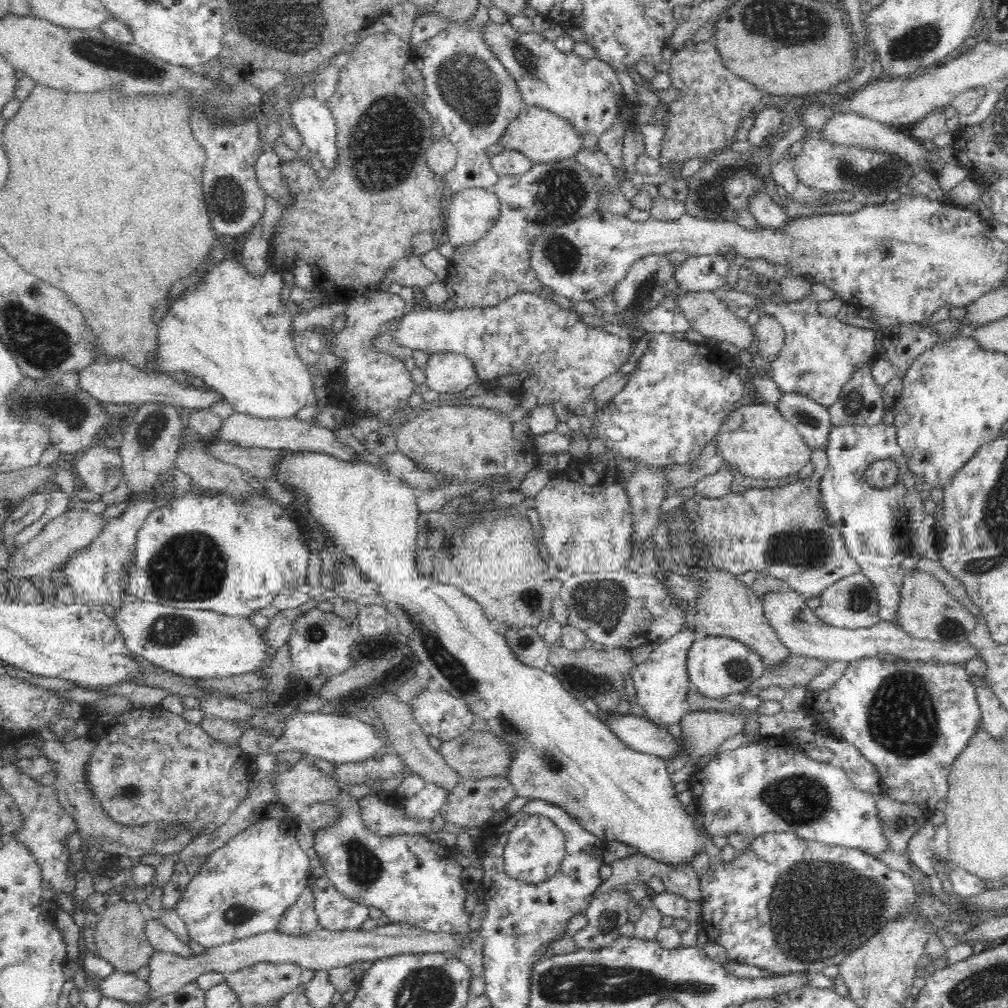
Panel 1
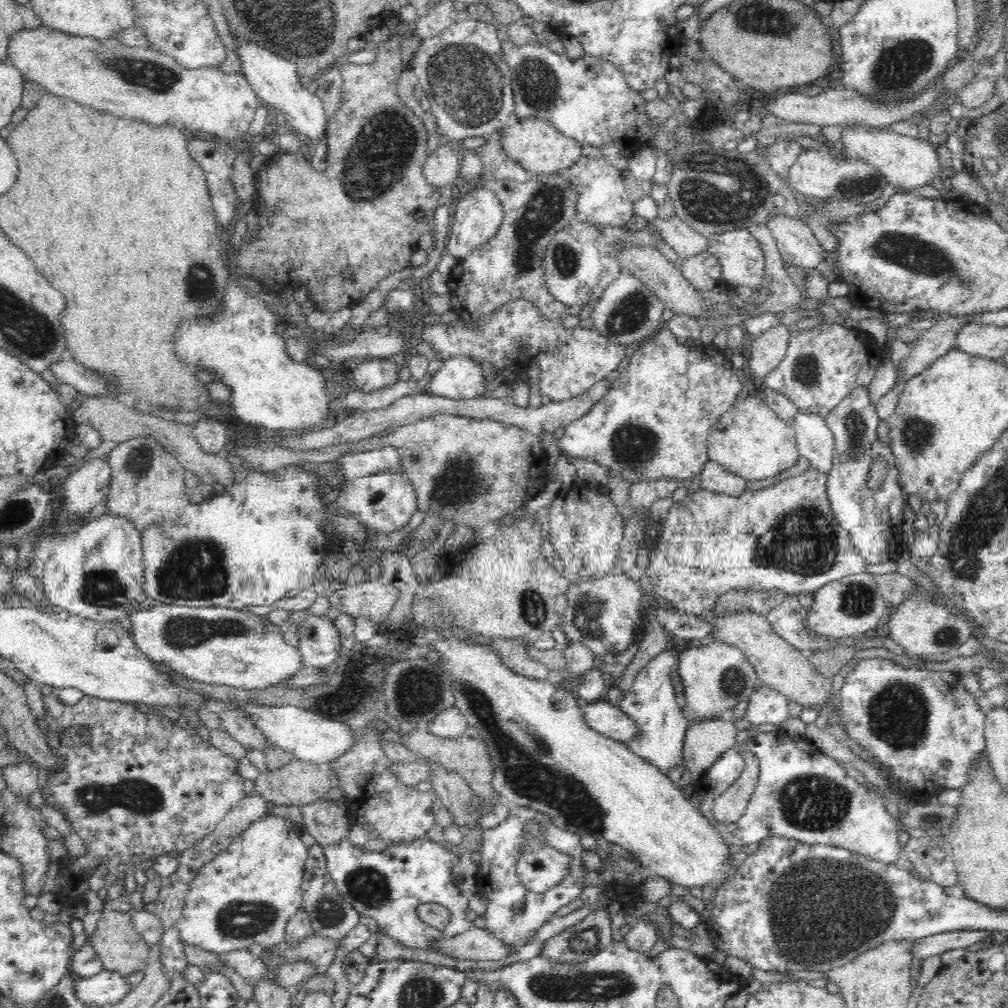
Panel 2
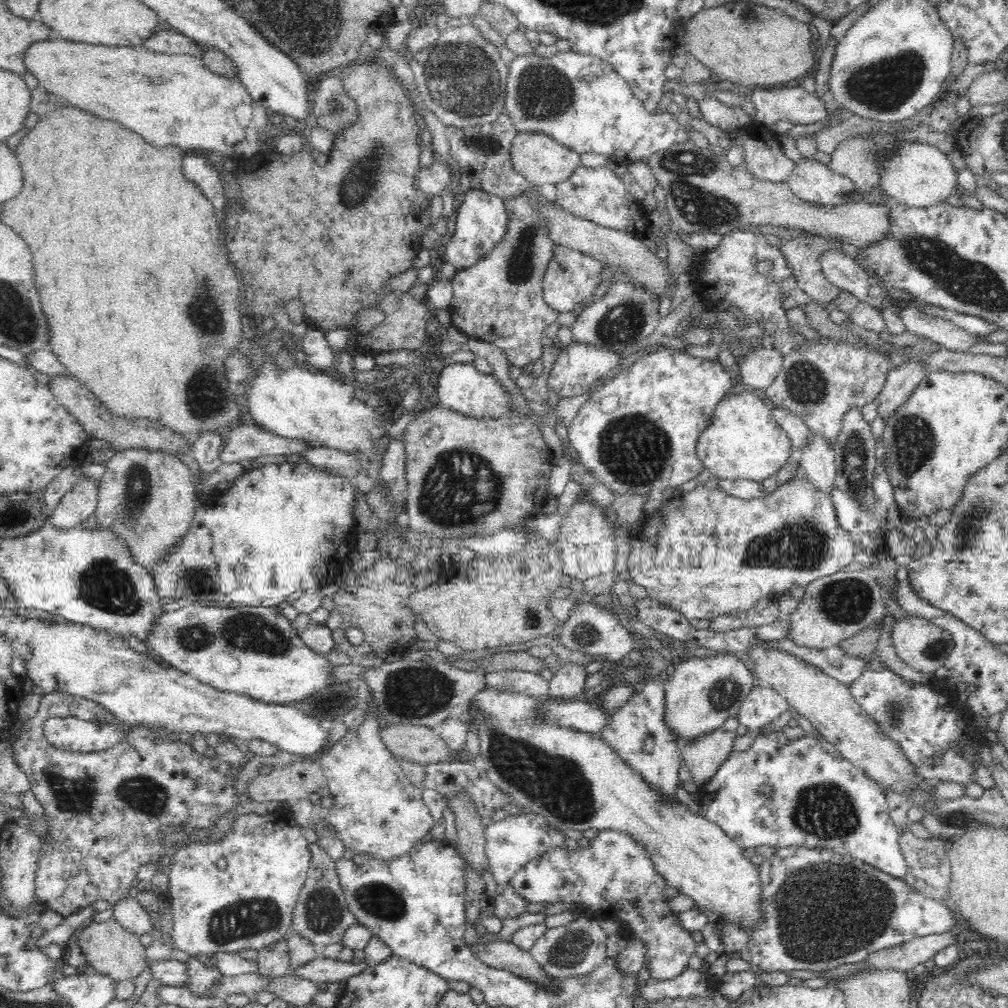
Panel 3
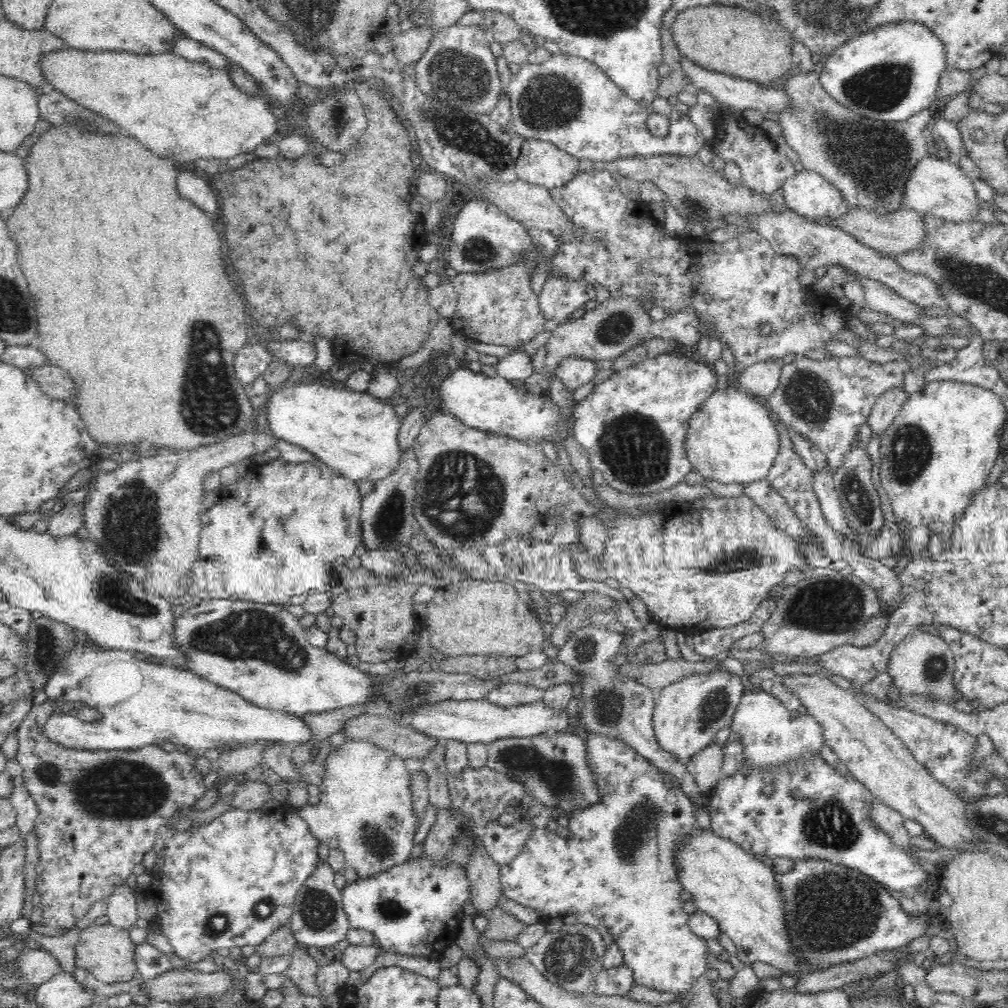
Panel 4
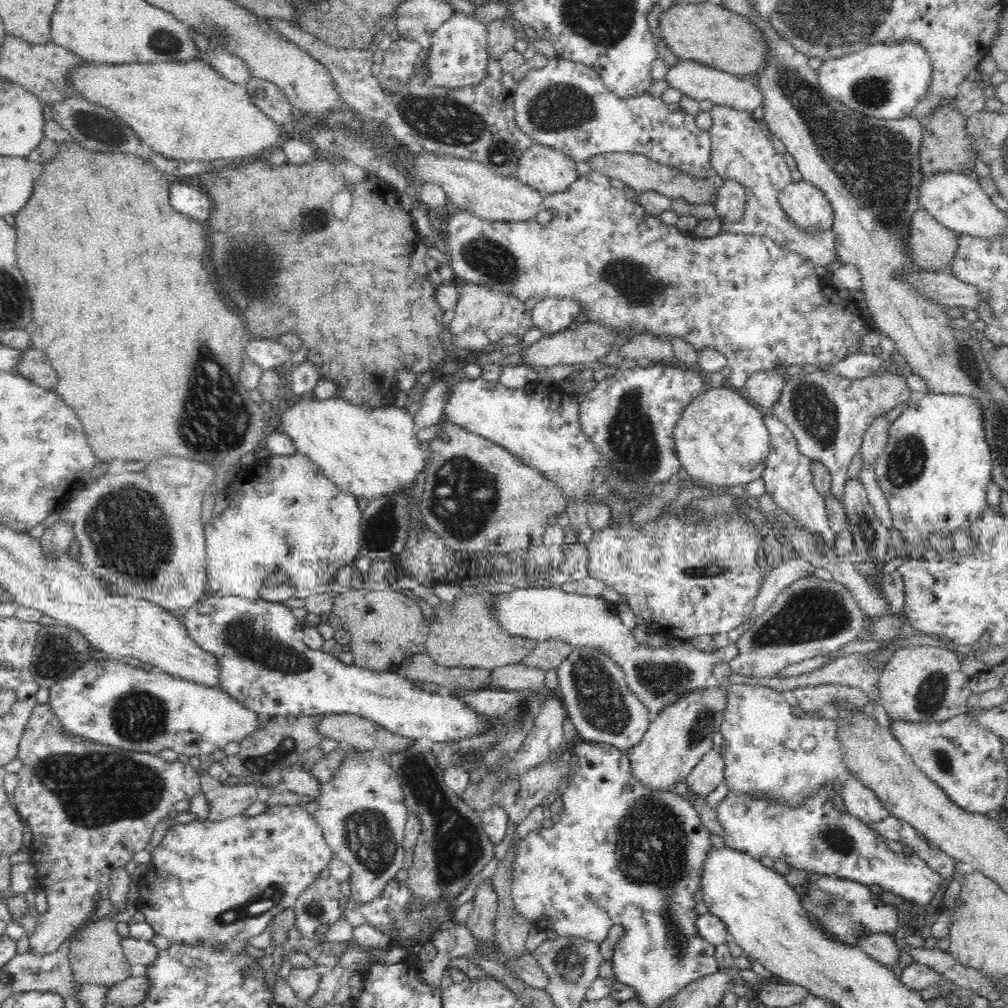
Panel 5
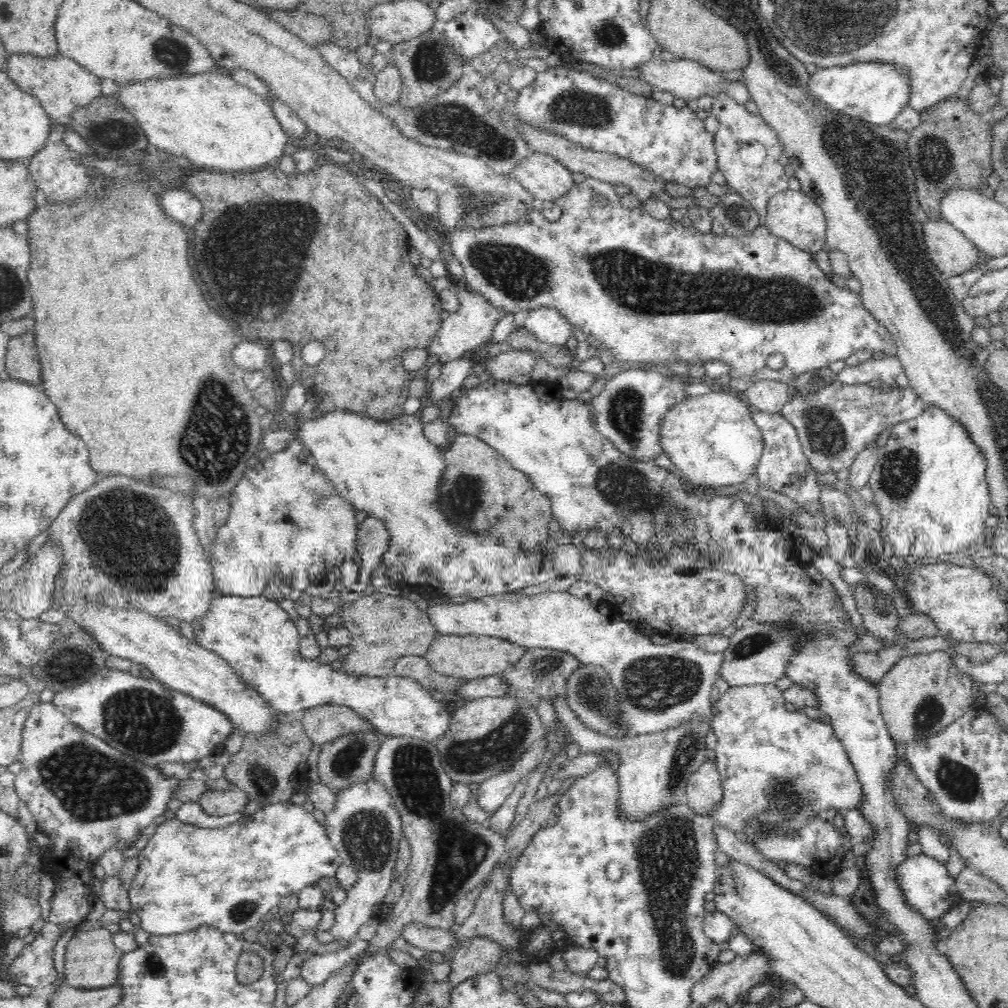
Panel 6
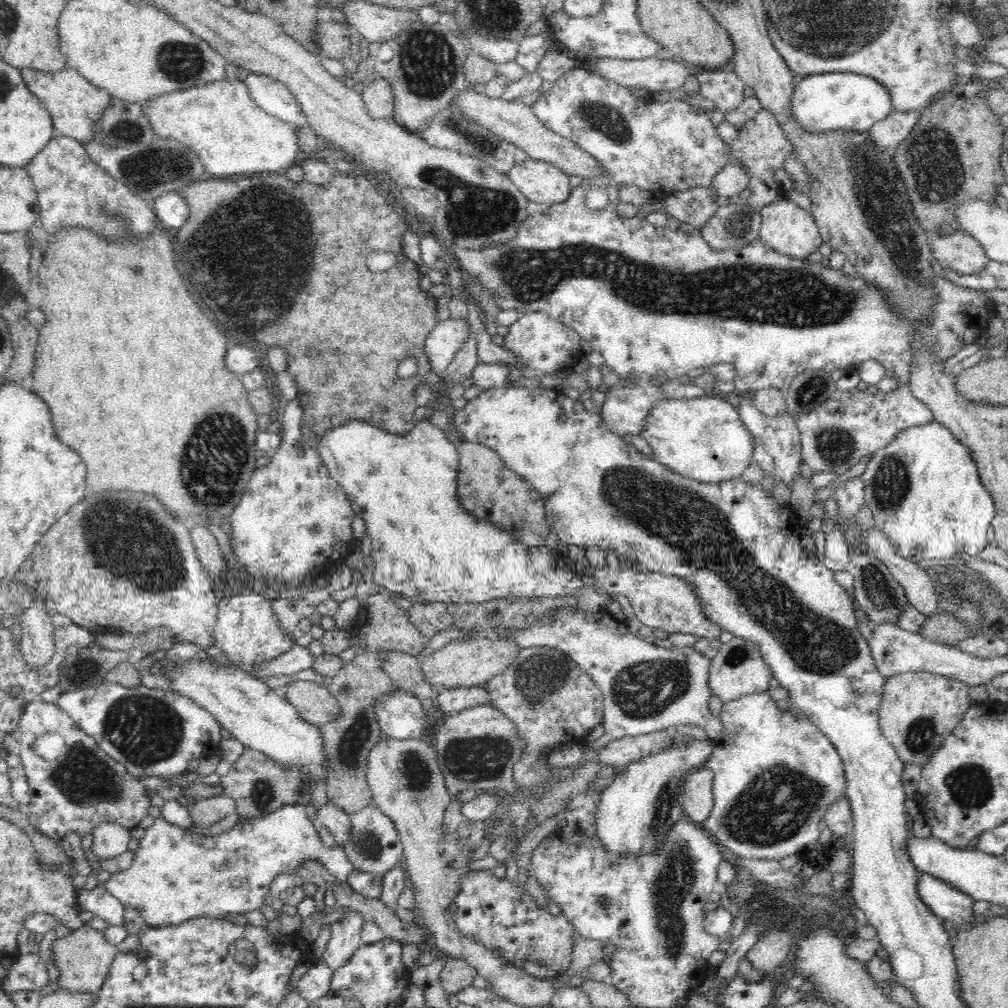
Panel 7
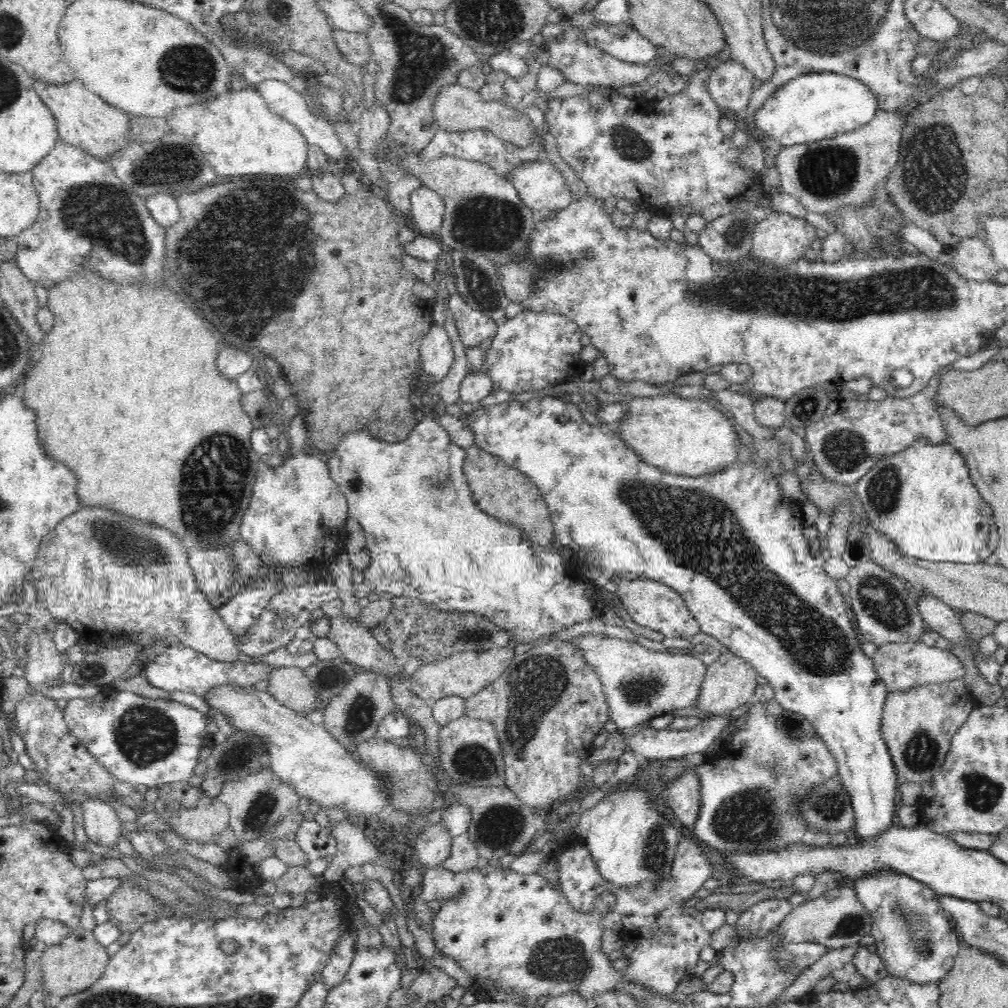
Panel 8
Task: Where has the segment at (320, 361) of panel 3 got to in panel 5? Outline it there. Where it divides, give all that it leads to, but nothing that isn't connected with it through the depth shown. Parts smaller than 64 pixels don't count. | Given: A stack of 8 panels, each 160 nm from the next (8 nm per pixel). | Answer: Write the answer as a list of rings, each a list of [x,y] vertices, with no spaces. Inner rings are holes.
[[[251,338],[245,344],[245,355],[258,363],[264,370],[289,364],[294,358],[294,351],[276,339]]]

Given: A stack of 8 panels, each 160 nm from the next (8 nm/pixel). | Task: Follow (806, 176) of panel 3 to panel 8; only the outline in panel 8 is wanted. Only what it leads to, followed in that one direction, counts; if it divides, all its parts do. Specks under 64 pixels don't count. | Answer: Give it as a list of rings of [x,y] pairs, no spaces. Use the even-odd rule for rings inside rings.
[[[773,211],[767,215],[756,226],[750,254],[756,255],[762,261],[770,261],[779,267],[787,267],[799,258],[804,257],[804,252],[810,250],[812,244],[816,242],[816,228],[804,218],[796,218],[796,216],[788,214],[788,212]]]

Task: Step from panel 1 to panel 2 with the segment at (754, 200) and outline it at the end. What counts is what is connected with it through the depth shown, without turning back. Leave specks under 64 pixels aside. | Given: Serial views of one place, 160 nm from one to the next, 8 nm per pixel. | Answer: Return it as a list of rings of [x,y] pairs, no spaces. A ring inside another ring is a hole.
[[[776,214],[768,220],[766,226],[772,233],[785,266],[816,269],[825,260],[833,264],[834,269],[837,268],[833,253],[822,248],[804,220]]]

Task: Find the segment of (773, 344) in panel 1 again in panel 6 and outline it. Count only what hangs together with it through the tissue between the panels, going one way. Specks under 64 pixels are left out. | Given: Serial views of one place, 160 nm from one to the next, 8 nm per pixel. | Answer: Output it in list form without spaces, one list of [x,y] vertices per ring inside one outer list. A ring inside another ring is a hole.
[[[761,380],[747,386],[746,390],[742,393],[742,396],[753,410],[774,414],[780,413],[784,403],[791,397],[789,390],[789,383]]]

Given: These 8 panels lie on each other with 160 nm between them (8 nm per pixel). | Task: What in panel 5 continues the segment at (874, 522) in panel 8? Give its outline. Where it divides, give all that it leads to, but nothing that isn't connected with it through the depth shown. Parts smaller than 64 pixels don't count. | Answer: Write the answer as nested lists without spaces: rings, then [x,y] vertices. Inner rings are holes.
[[[924,391],[920,400],[913,399],[903,409],[902,414],[890,425],[888,443],[875,460],[875,473],[878,484],[884,491],[884,496],[887,498],[889,504],[892,526],[898,528],[901,536],[910,547],[919,546],[930,534],[934,534],[934,532],[940,532],[940,534],[951,532],[953,534],[958,529],[965,530],[969,522],[977,519],[980,511],[987,505],[986,490],[992,479],[993,460],[991,457],[992,449],[987,442],[984,426],[983,403],[978,398],[967,394],[946,394],[936,391]]]

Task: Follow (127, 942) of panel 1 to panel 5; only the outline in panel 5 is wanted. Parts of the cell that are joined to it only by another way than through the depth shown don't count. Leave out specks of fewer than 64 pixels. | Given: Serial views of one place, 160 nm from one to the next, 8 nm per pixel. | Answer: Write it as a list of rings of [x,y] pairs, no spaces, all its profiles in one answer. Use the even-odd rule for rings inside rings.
[[[97,918],[94,923],[86,926],[78,940],[70,945],[69,961],[77,987],[87,982],[113,985],[130,978],[132,968],[127,961],[122,942],[116,922],[110,919]]]

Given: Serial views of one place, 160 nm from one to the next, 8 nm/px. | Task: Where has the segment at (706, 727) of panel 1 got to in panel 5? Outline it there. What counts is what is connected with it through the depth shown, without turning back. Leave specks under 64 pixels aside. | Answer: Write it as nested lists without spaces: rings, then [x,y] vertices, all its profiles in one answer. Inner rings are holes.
[[[712,749],[702,756],[685,782],[688,788],[702,797],[707,797],[725,780],[723,752]]]

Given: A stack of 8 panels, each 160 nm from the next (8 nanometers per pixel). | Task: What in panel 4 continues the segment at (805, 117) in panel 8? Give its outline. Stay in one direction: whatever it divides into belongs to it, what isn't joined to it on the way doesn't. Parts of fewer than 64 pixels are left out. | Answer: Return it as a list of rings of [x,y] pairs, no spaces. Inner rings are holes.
[[[892,21],[857,34],[828,54],[820,77],[824,90],[842,106],[874,121],[904,122],[937,101],[942,73],[947,69],[946,45],[923,22]]]

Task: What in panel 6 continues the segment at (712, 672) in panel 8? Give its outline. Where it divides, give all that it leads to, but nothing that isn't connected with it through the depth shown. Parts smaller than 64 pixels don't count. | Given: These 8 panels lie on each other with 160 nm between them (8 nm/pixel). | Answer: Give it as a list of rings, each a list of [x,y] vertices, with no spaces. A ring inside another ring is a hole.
[[[749,622],[744,627],[736,630],[731,635],[729,648],[723,652],[725,655],[724,663],[721,667],[720,677],[732,686],[746,686],[756,684],[774,684],[778,679],[786,676],[788,666],[791,661],[800,653],[801,647],[809,642],[810,635],[798,627],[792,626],[791,622],[782,622],[780,626],[775,623],[766,622]]]

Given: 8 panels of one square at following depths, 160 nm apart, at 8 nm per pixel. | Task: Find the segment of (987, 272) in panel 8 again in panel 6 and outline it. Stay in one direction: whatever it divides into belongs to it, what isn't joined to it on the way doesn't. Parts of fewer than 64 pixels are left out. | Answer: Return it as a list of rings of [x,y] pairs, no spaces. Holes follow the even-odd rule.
[[[927,218],[924,220],[923,232],[931,263],[945,279],[964,274],[977,261],[977,246],[943,219]]]

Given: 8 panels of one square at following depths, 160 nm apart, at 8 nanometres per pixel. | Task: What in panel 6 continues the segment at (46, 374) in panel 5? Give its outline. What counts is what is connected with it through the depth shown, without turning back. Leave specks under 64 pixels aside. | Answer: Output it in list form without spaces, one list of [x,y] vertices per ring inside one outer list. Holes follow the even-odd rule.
[[[33,334],[10,336],[5,371],[9,377],[38,385],[42,383],[42,363]]]

